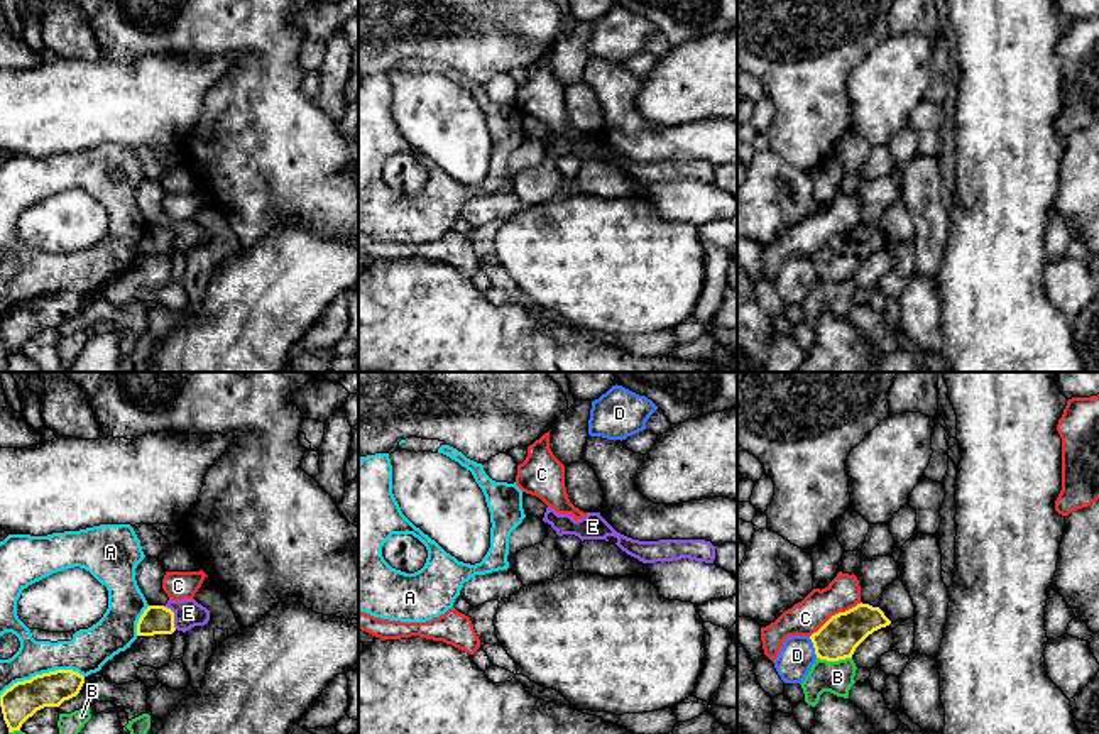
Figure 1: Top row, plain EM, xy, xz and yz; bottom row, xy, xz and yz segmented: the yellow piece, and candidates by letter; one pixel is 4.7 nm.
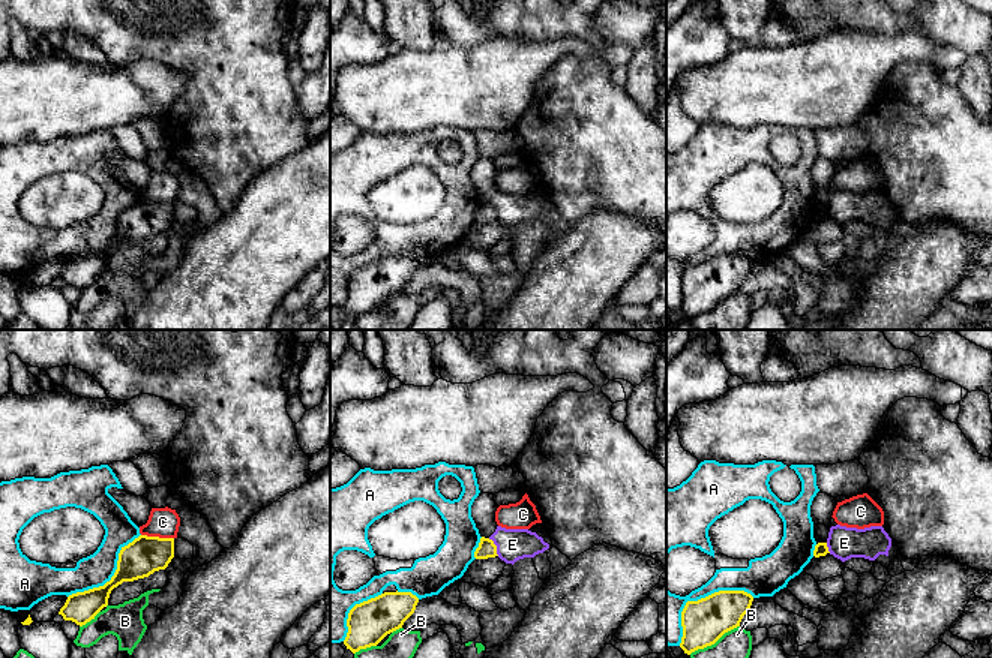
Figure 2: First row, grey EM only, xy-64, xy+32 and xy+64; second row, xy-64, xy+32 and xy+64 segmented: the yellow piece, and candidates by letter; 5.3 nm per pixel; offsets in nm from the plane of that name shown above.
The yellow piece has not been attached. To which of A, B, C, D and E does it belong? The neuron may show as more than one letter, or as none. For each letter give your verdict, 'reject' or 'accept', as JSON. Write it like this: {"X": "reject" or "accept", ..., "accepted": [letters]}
{"A": "reject", "B": "reject", "C": "reject", "D": "reject", "E": "accept", "accepted": ["E"]}

